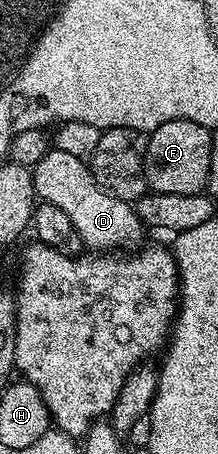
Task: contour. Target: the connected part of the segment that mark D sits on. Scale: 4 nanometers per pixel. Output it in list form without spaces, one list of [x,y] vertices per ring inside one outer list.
[[[50,148],[31,167],[33,174],[33,192],[41,201],[55,203],[71,219],[73,231],[82,237],[82,243],[93,251],[121,251],[125,245],[136,246],[143,232],[143,224],[134,206],[111,195],[99,183],[95,183],[88,164],[75,155],[66,155],[64,151]]]

